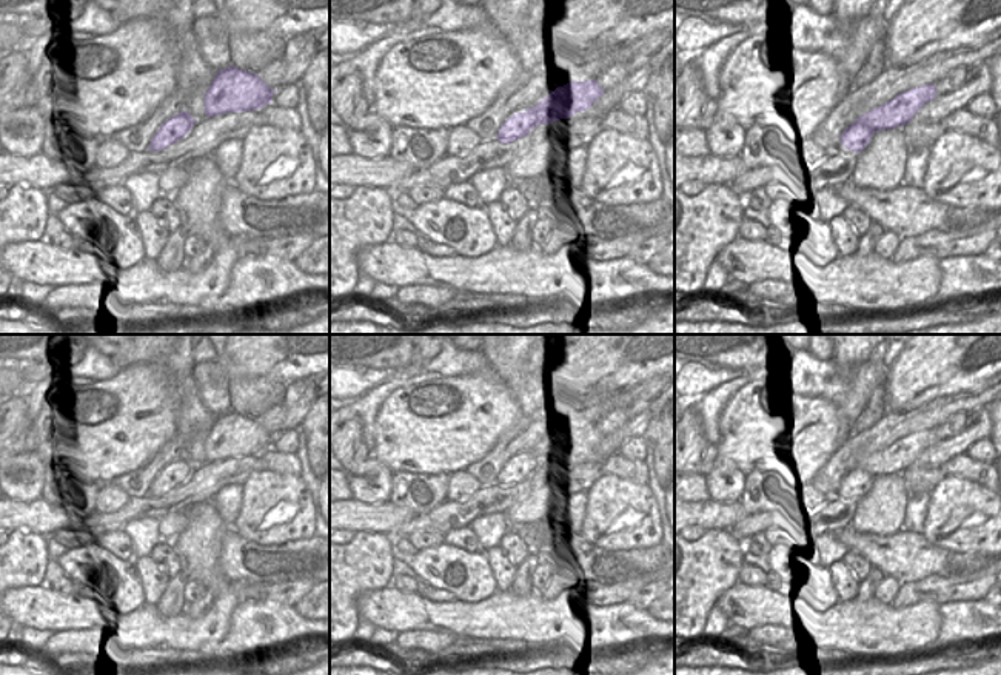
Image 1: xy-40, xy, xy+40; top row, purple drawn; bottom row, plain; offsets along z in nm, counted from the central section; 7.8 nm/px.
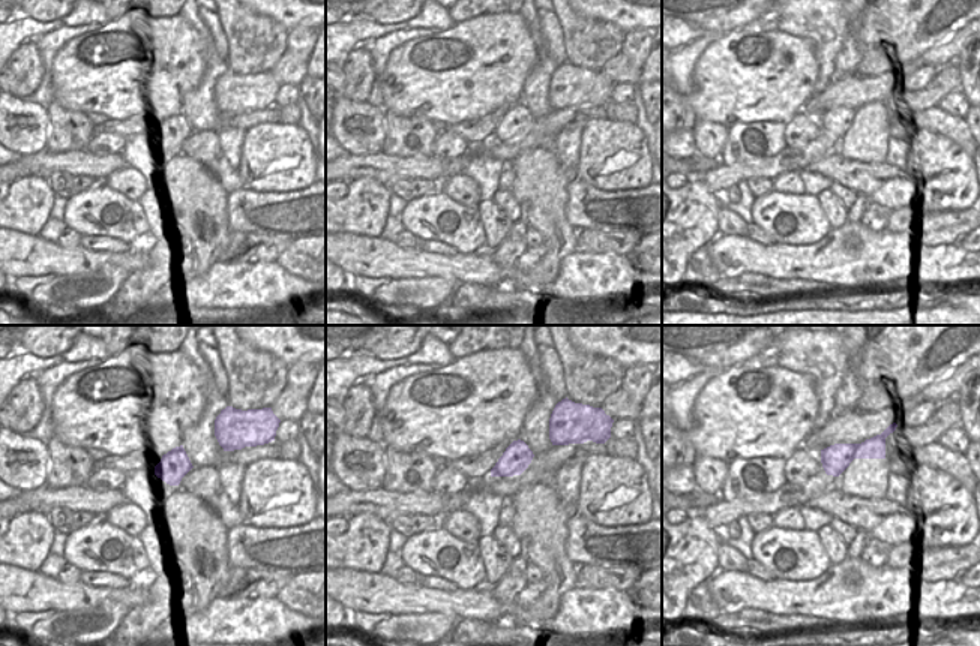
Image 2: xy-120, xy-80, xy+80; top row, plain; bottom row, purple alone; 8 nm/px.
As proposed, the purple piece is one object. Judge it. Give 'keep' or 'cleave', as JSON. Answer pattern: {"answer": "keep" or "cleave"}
{"answer": "cleave"}

